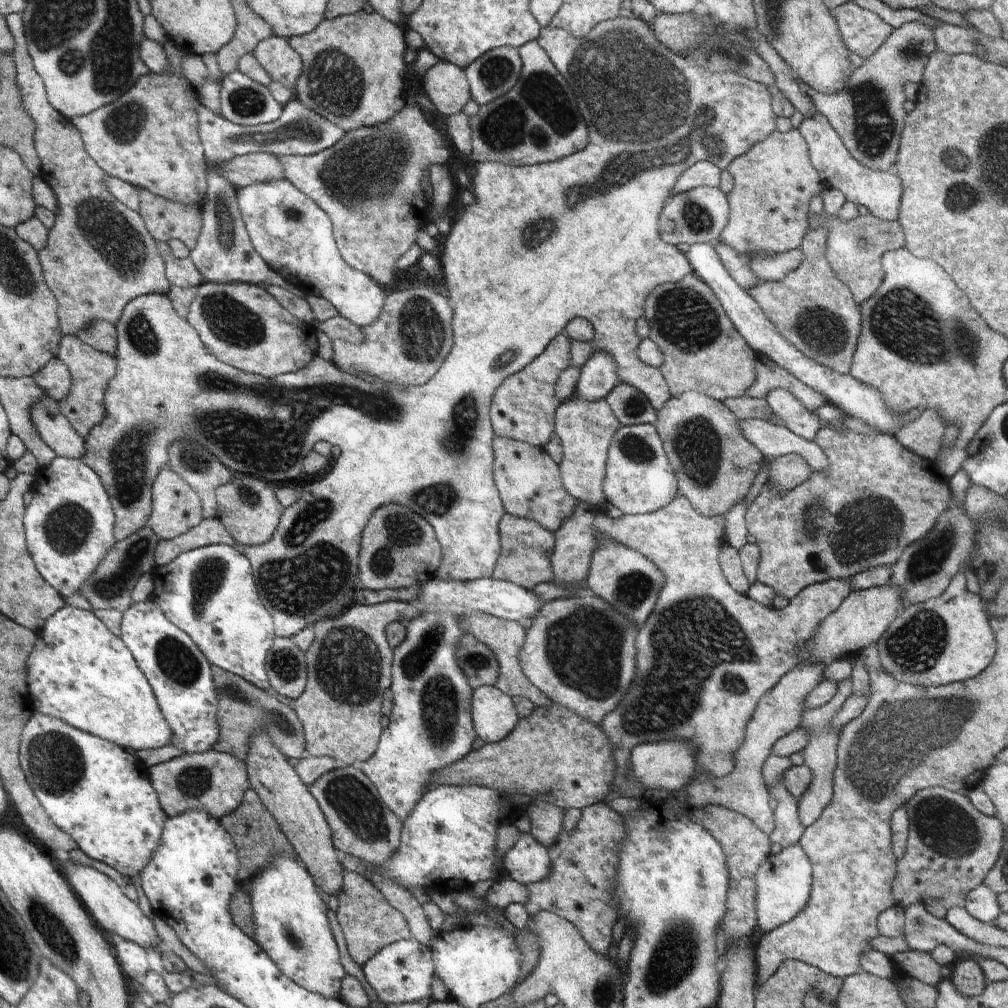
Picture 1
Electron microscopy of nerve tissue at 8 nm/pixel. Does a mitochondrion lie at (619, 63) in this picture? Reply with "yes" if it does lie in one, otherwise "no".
yes

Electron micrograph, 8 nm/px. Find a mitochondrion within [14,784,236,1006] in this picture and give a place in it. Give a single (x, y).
(62, 946)

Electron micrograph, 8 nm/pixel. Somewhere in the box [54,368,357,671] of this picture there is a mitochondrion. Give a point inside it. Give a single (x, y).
(309, 577)

